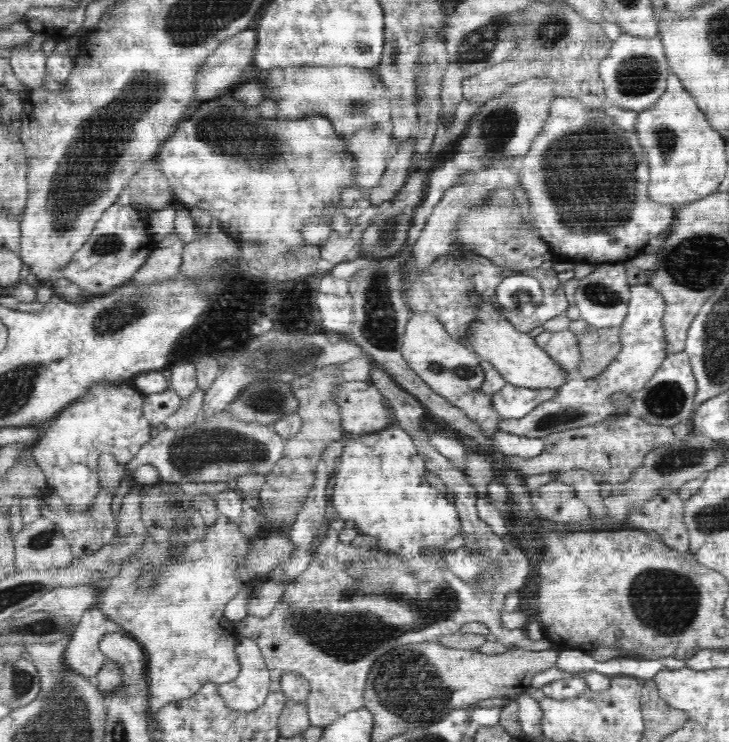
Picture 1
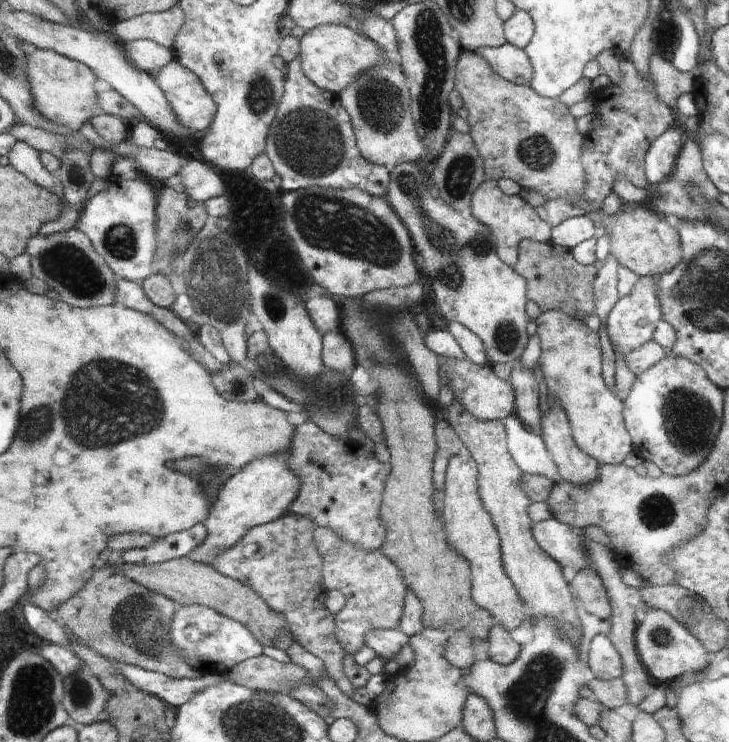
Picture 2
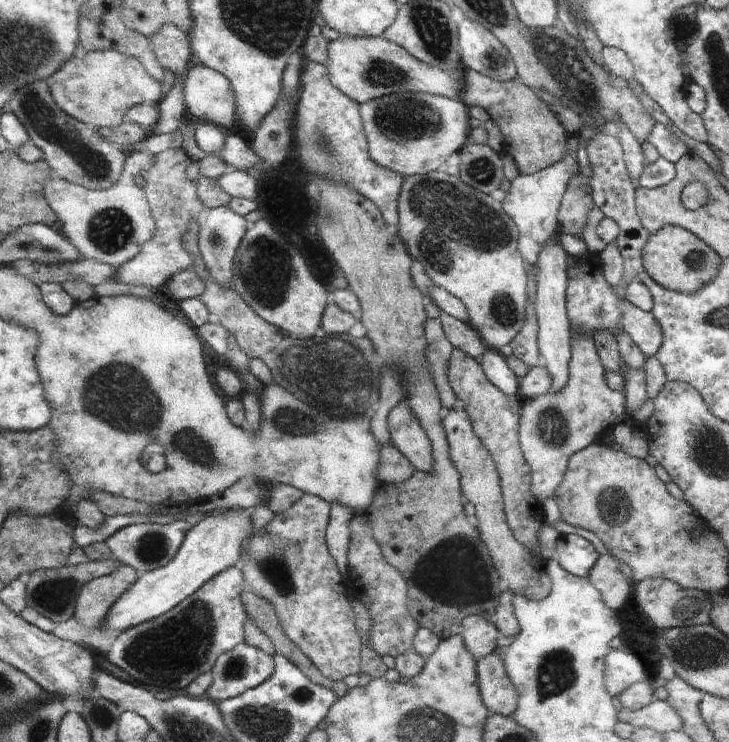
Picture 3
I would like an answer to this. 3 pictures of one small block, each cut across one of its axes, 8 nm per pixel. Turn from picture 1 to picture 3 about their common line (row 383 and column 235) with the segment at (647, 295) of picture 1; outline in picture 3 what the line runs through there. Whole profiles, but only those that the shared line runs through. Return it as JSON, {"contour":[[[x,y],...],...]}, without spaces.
{"contour":[[[236,562],[170,612],[126,630],[117,638],[107,658],[130,672],[140,684],[158,686],[175,693],[184,690],[196,677],[211,671],[220,654],[230,652],[245,641],[247,613],[240,593],[247,587],[242,573],[241,562]]]}

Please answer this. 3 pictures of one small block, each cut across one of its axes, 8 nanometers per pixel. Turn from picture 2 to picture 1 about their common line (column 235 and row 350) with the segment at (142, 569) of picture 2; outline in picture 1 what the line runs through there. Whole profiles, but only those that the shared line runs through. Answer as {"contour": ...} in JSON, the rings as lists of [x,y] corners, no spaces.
{"contour":[[[574,320],[569,330],[578,339],[581,363],[579,377],[584,380],[595,378],[620,352],[620,327],[596,329],[584,320]]]}

